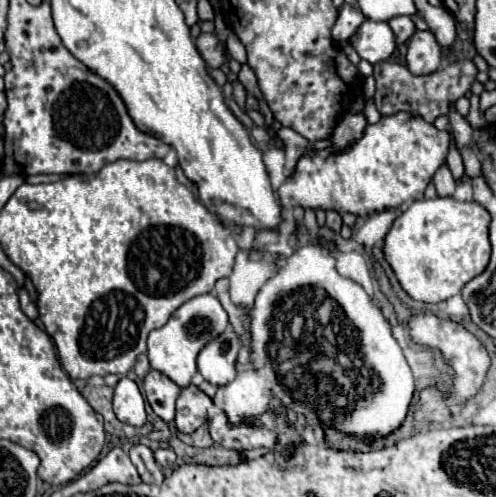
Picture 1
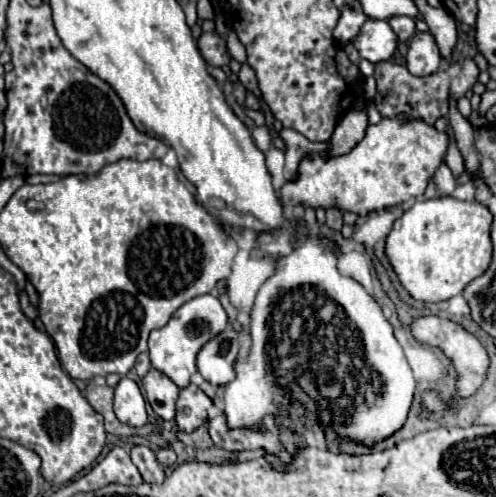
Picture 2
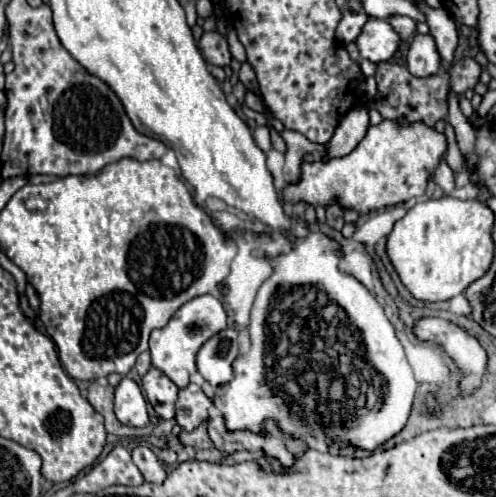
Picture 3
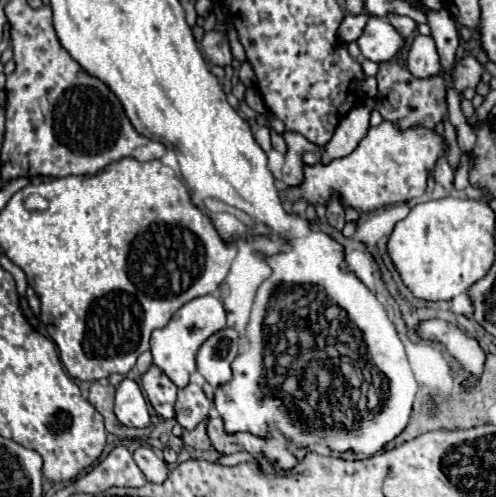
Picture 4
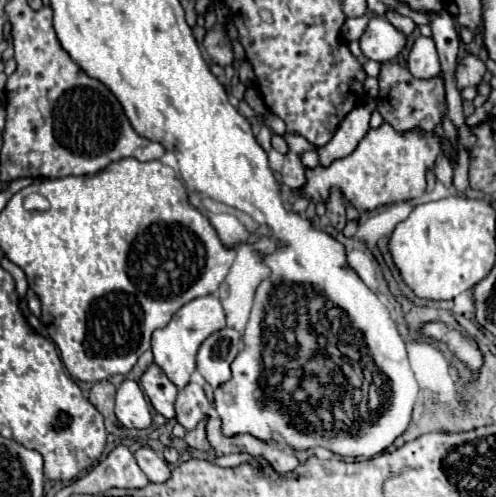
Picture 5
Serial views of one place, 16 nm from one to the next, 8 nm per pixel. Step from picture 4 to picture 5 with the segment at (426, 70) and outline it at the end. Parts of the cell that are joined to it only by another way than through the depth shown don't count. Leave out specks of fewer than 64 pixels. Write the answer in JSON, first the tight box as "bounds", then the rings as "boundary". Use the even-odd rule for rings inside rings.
{"bounds":[408,36,440,80],"boundary":[[[424,36],[416,38],[408,58],[408,70],[412,76],[420,80],[430,80],[440,76],[440,60],[432,38],[424,38]]]}

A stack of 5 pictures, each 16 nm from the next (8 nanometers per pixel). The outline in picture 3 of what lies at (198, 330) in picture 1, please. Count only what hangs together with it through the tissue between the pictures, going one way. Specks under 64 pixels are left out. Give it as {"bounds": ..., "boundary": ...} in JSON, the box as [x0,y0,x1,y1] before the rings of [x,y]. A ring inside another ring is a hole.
{"bounds":[150,294,226,388],"boundary":[[[204,294],[186,302],[164,328],[158,328],[150,334],[150,354],[152,366],[162,370],[178,388],[184,388],[190,382],[190,374],[196,372],[196,352],[200,346],[214,336],[216,332],[224,330],[226,324],[226,310],[222,302],[214,294]]]}

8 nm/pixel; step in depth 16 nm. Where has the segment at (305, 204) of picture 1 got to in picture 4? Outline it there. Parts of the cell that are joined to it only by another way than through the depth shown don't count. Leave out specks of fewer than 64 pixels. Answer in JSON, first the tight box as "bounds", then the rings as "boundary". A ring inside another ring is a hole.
{"bounds":[290,122,444,212],"boundary":[[[382,122],[368,130],[352,154],[332,160],[328,166],[322,166],[320,162],[316,166],[304,166],[304,182],[298,188],[290,188],[290,196],[306,198],[312,204],[326,204],[330,194],[336,190],[344,204],[358,212],[370,212],[398,202],[412,202],[424,196],[426,174],[434,170],[440,154],[444,154],[444,138],[434,130],[408,128],[400,132],[392,124]]]}

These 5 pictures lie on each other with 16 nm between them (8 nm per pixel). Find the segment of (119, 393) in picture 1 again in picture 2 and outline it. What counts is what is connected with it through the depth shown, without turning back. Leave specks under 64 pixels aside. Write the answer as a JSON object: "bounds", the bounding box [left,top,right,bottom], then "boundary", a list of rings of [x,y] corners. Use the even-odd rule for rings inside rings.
{"bounds":[114,378,148,426],"boundary":[[[122,378],[114,390],[114,412],[116,418],[128,426],[146,426],[148,412],[146,400],[138,388],[138,384],[130,378]]]}

